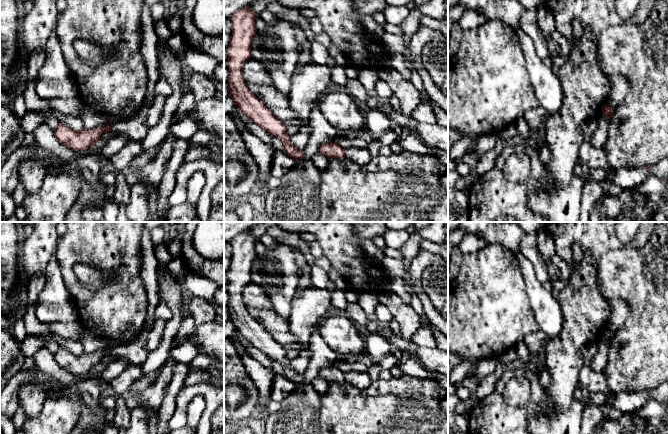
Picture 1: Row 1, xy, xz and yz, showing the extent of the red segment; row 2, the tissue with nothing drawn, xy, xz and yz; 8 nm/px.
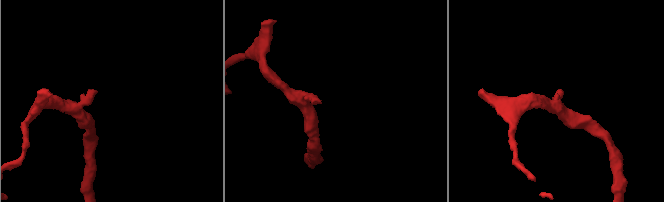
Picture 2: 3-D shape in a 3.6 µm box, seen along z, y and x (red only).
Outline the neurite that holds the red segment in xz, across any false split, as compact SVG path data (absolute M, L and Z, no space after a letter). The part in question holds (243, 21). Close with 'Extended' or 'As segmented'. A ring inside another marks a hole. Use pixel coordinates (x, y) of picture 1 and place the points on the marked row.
M246 6L230 17L232 23L232 36L228 49L230 97L240 112L272 136L279 138L284 145L285 152L298 161L303 158L303 150L289 141L287 127L251 93L242 74L243 64L251 58L252 38L257 31L255 28L256 16L257 14L249 6Z. As segmented

